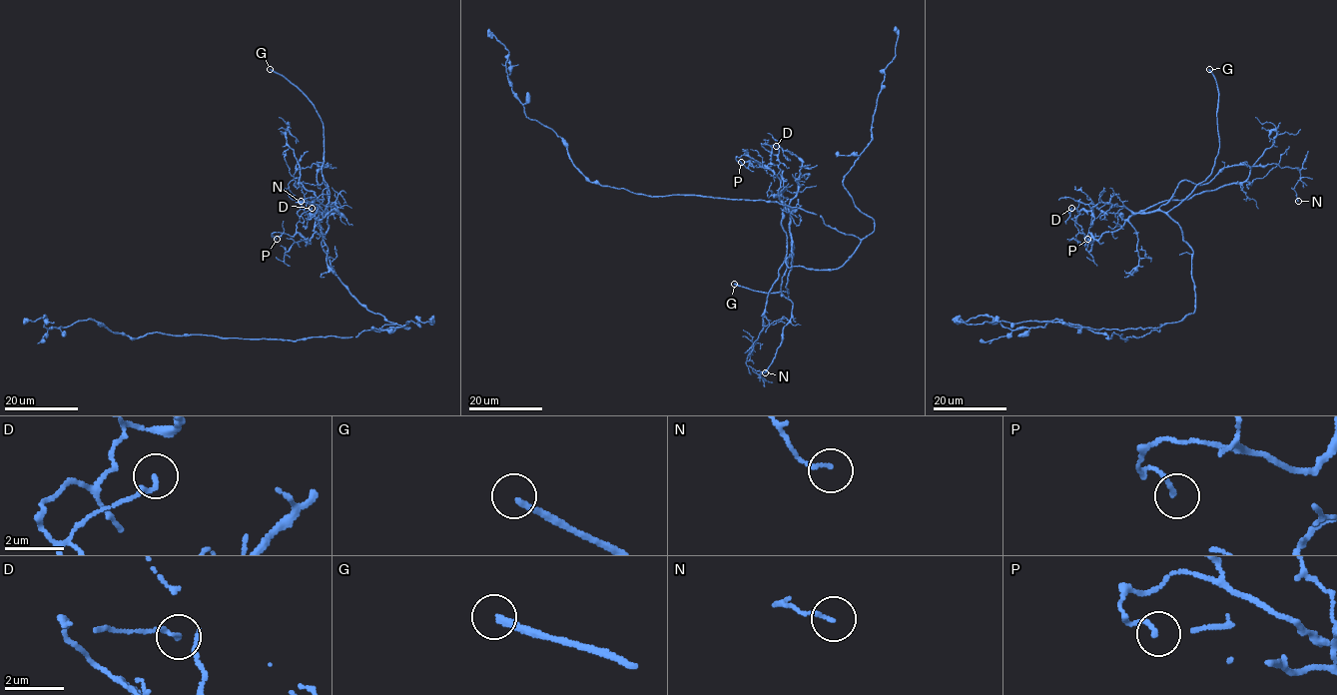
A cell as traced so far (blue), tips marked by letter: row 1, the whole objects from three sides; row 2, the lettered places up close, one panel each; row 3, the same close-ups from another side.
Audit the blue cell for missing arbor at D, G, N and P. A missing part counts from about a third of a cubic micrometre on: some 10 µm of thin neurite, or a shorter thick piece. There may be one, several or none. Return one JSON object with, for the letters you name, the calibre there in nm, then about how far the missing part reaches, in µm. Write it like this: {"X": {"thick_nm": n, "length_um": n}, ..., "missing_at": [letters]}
{"G": {"thick_nm": 220, "length_um": 120}, "missing_at": ["G"]}

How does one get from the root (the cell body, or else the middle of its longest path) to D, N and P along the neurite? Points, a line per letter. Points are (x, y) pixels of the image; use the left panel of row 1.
D: (366, 330), (395, 324), (335, 274), (322, 245), (328, 213), (316, 220), (309, 201), (298, 214), (312, 208)
N: (366, 330), (395, 324), (324, 250), (328, 165), (295, 173), (301, 201)
P: (366, 330), (395, 324), (369, 312), (335, 274), (322, 245), (328, 213), (309, 239), (274, 233), (277, 239)

